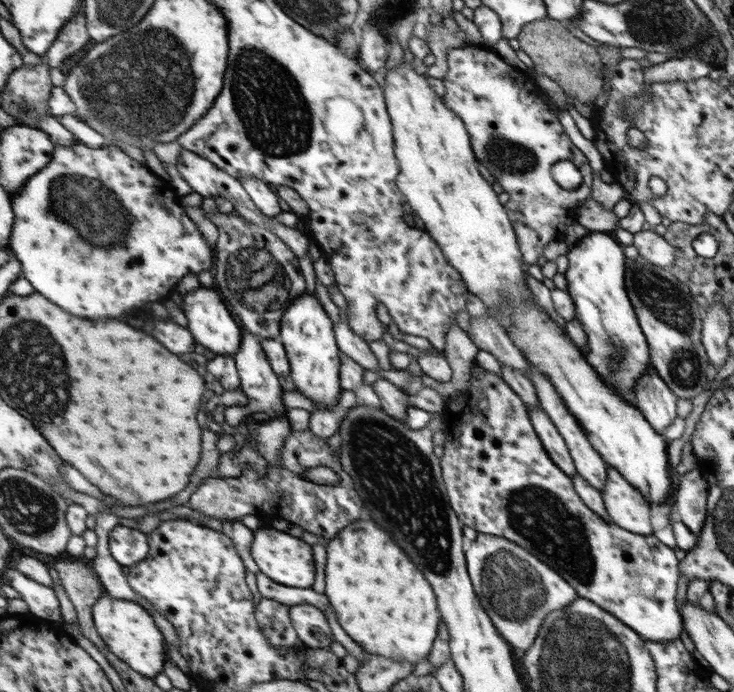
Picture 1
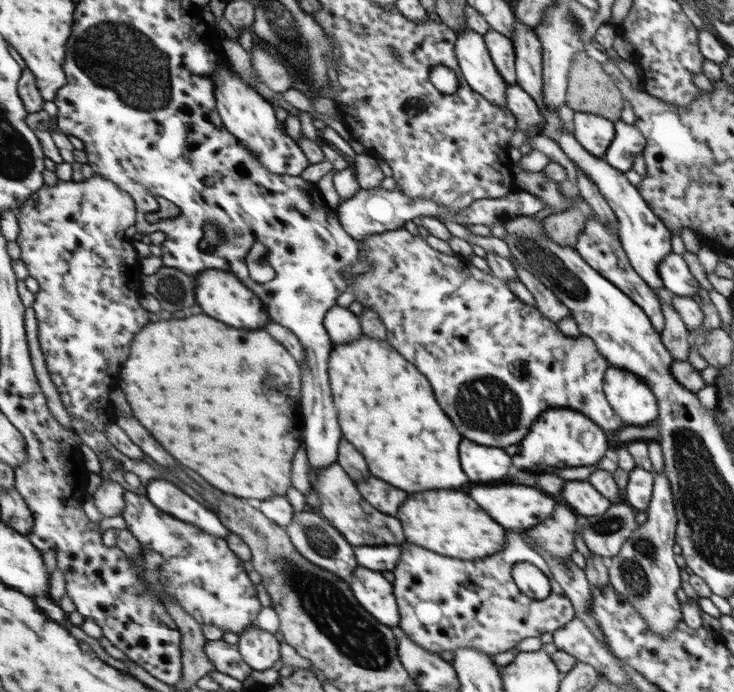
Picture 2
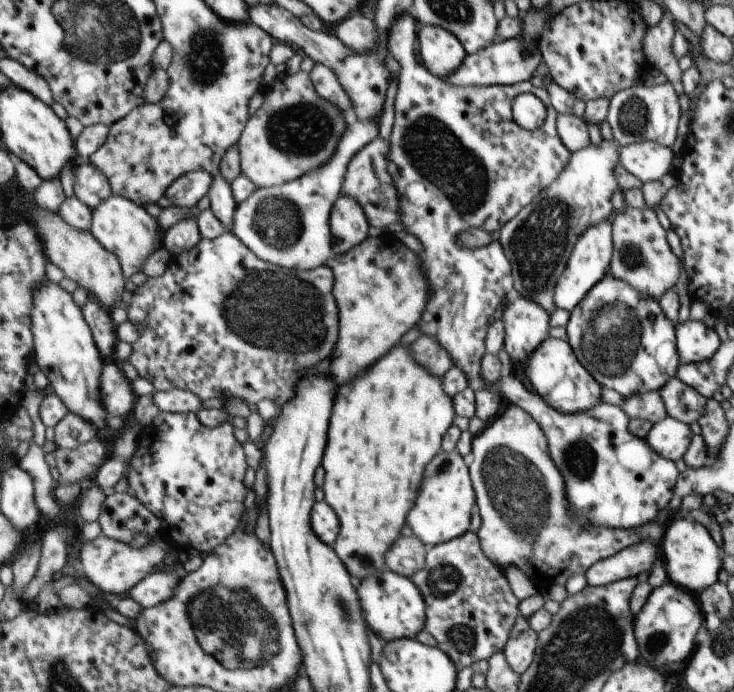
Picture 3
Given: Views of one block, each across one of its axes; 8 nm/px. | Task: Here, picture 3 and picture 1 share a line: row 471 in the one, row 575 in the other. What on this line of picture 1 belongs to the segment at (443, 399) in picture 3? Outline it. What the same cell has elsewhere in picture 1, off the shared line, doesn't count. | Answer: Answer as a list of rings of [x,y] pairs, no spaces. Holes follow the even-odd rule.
[[[356,520],[350,528],[346,528],[346,532],[342,532],[342,536],[334,536],[326,550],[326,596],[334,604],[338,622],[346,634],[368,653],[416,666],[433,648],[436,632],[440,632],[438,622],[441,616],[436,592],[432,592],[432,586],[422,576],[418,566],[392,540],[392,536],[372,520]]]

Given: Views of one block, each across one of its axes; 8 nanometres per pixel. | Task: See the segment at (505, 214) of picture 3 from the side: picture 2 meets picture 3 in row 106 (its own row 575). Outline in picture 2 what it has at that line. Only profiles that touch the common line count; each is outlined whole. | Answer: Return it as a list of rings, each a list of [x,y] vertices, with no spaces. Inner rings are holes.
[[[510,532],[510,538],[506,538],[504,551],[471,561],[440,556],[410,542],[401,544],[401,555],[393,570],[394,588],[402,614],[400,630],[406,633],[408,639],[430,653],[440,655],[443,652],[456,653],[458,649],[472,648],[490,656],[515,648],[525,638],[554,633],[574,620],[577,616],[576,610],[565,589],[558,582],[552,583],[550,594],[544,600],[534,600],[516,586],[511,575],[512,567],[521,562],[534,564],[545,575],[550,578],[553,576],[552,568],[545,558],[516,532]]]

